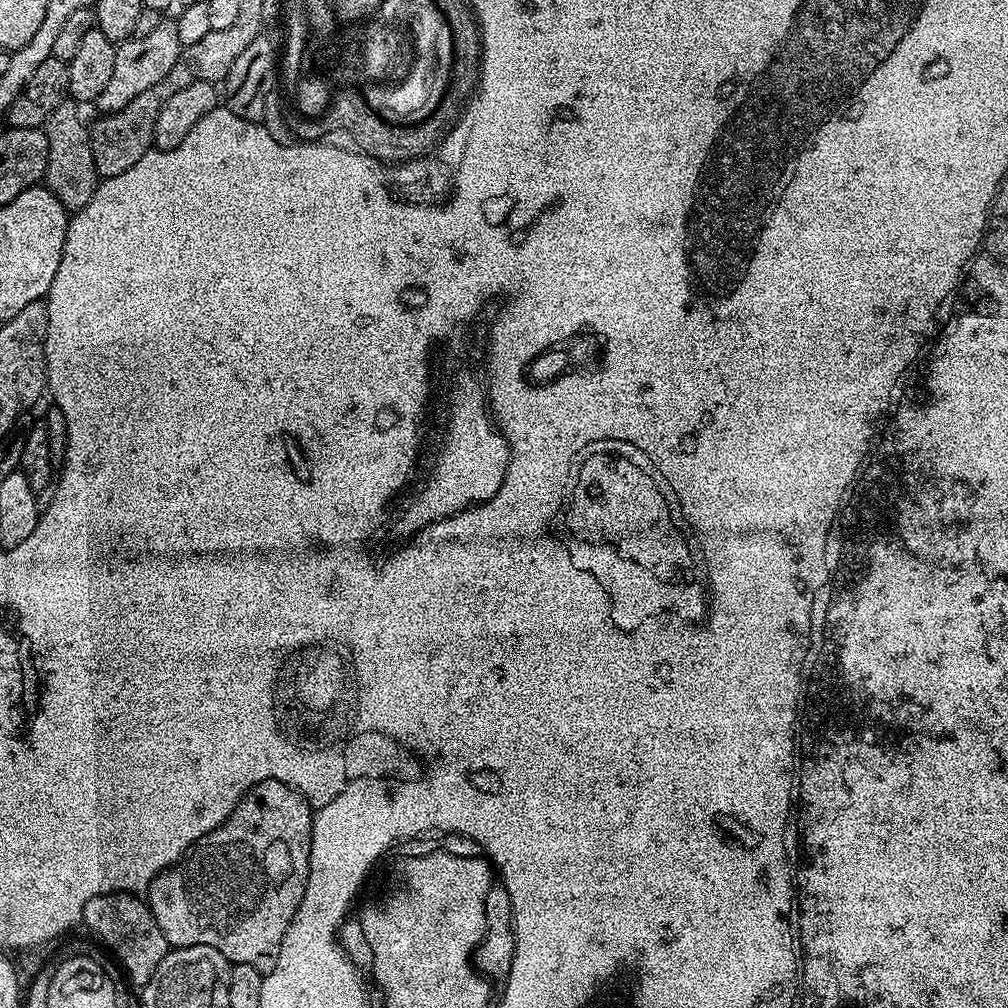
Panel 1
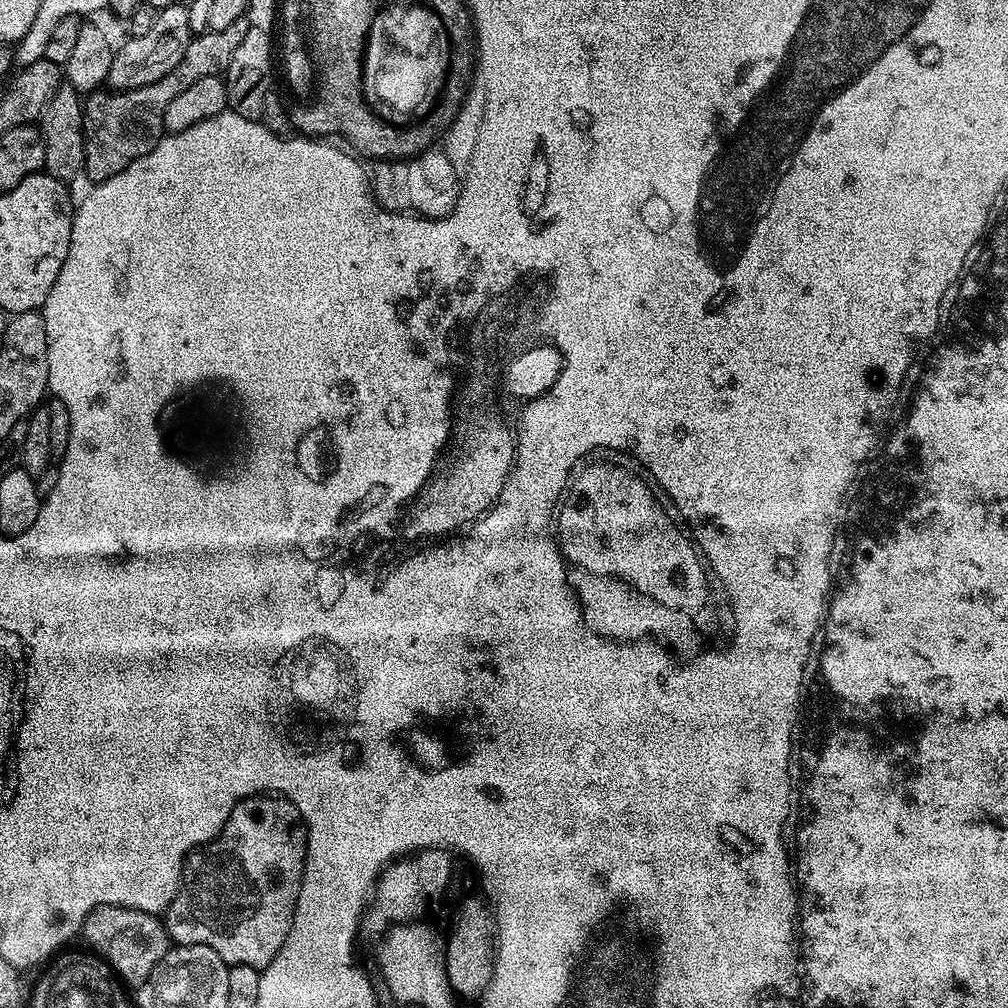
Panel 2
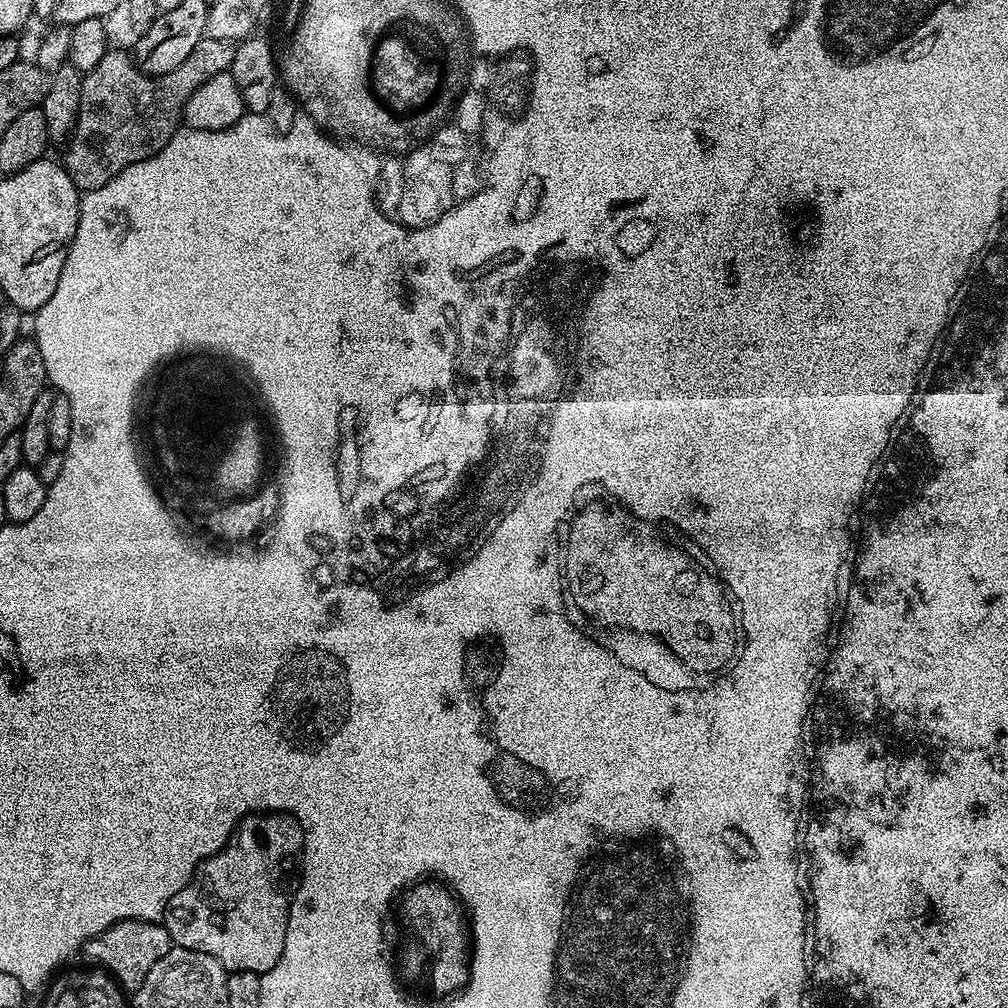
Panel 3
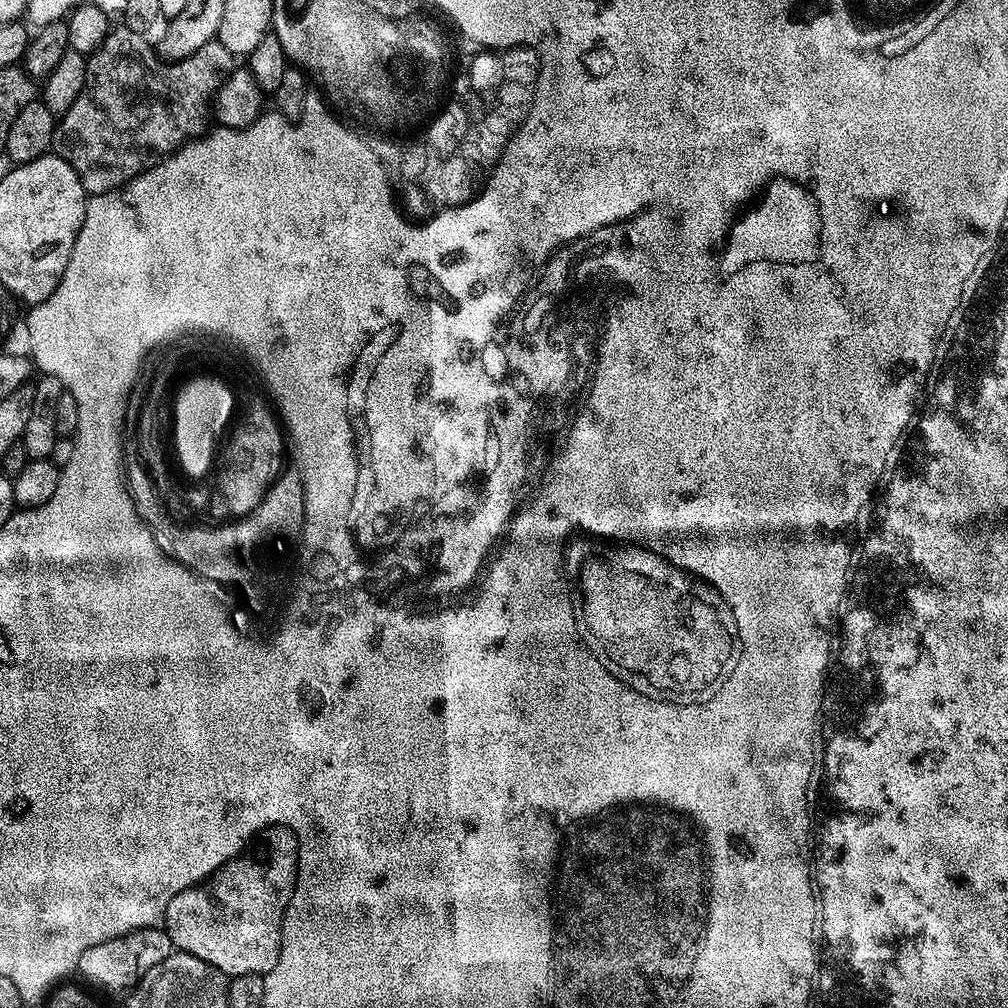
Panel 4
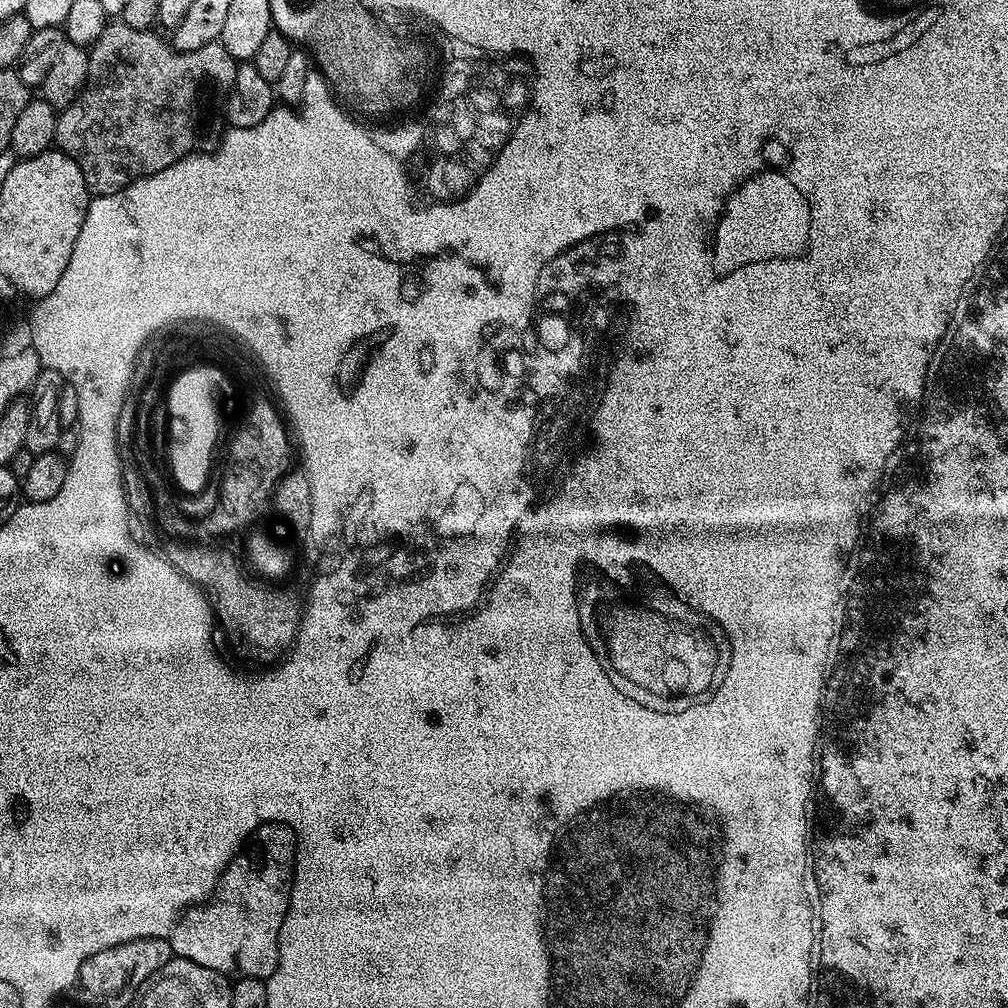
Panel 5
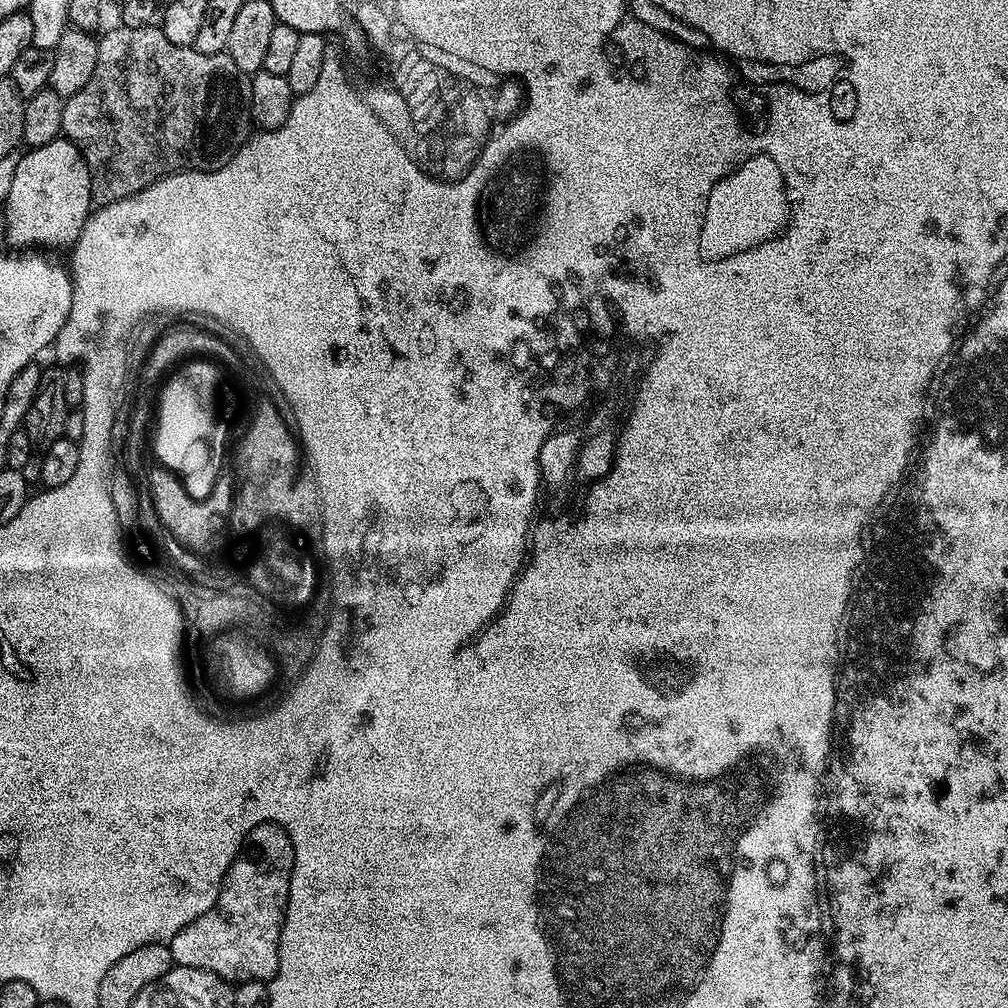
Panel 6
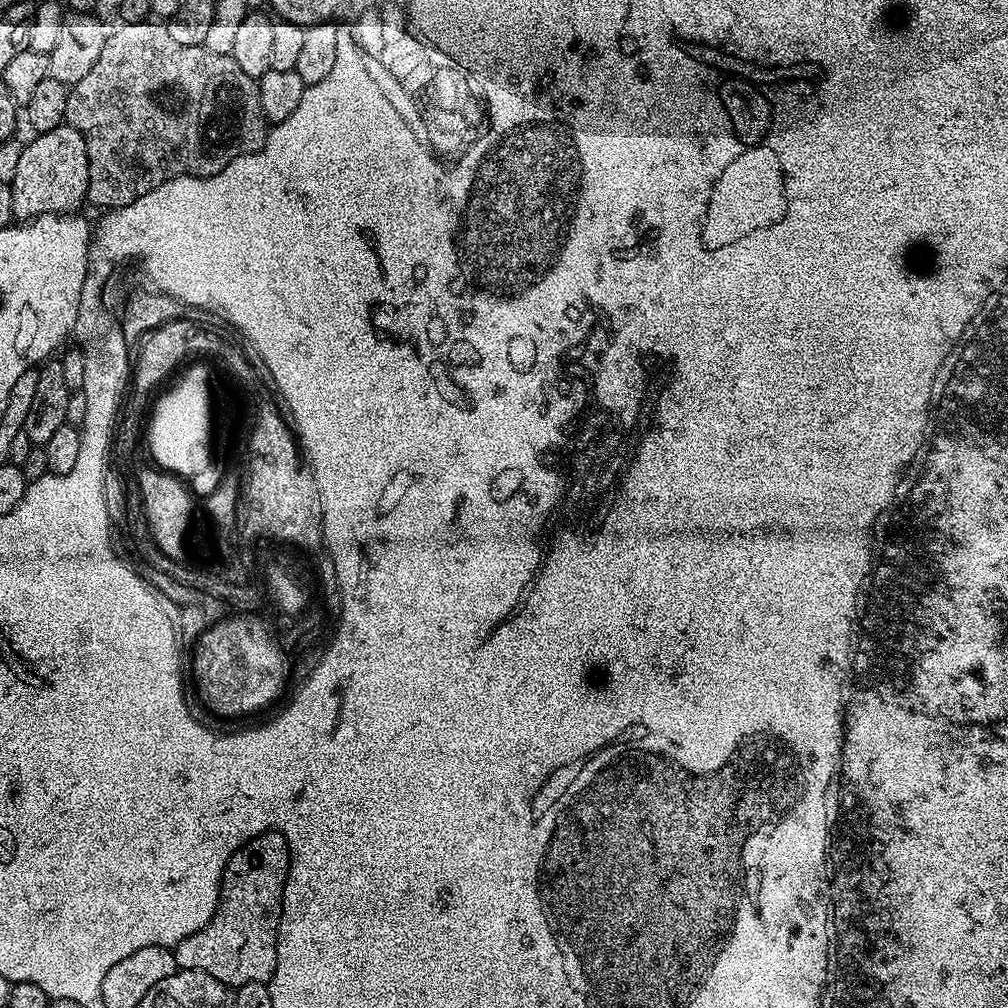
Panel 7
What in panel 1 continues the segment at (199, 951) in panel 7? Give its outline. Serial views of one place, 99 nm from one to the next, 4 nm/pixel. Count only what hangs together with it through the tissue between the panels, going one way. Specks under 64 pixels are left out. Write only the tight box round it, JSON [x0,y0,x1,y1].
[146,780,312,974]

